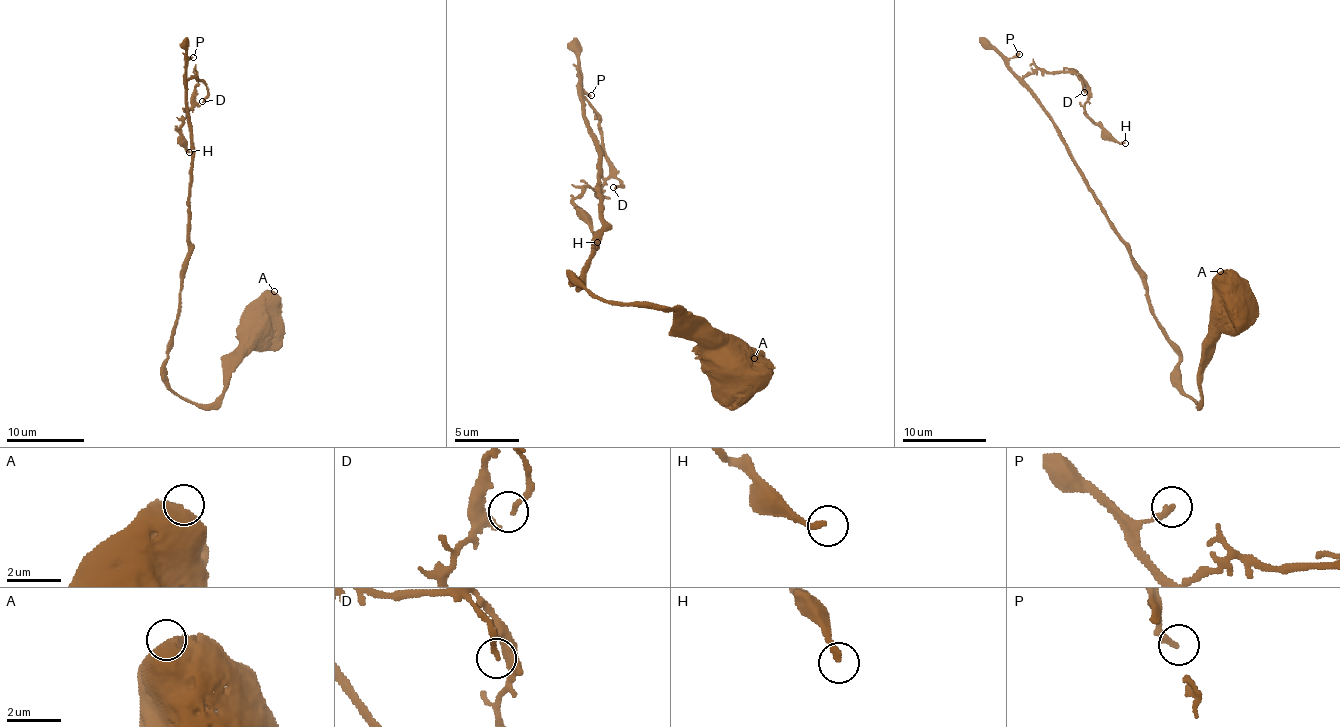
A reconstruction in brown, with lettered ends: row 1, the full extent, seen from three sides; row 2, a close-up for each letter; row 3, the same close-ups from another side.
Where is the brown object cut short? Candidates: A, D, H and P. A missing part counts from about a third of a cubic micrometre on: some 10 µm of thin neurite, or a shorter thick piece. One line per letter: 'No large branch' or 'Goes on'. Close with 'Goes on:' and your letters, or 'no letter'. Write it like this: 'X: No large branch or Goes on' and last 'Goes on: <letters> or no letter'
A: No large branch
D: No large branch
H: No large branch
P: No large branch
Goes on: no letter

